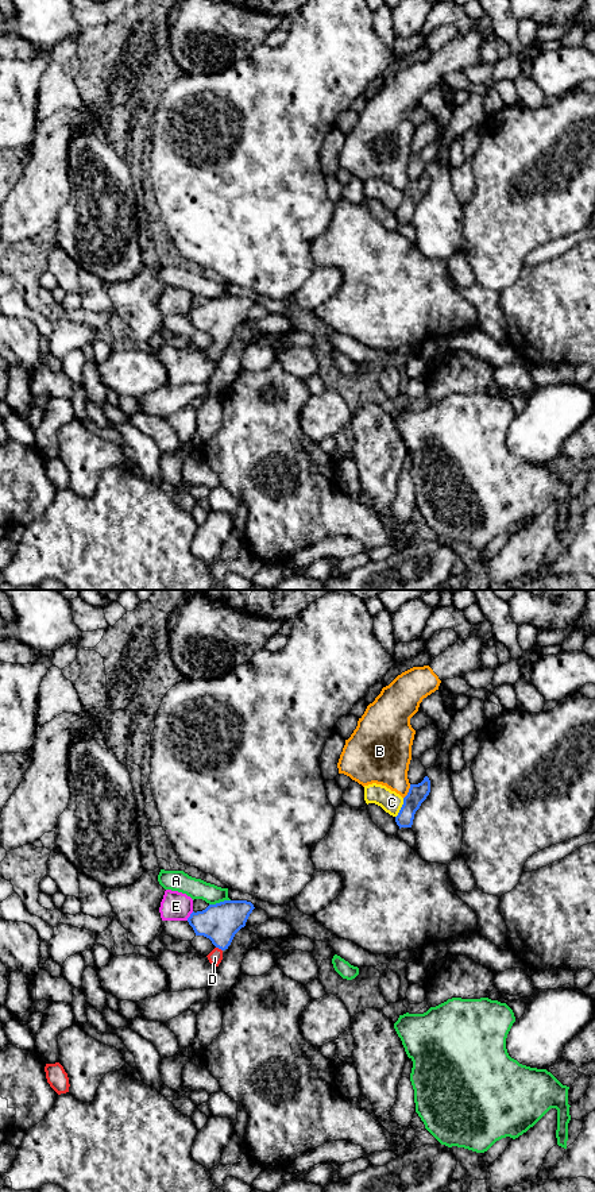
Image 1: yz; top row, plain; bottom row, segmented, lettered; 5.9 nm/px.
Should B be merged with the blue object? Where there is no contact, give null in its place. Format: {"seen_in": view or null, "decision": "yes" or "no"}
{"seen_in": "yz", "decision": "no"}

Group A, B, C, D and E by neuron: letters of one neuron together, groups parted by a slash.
A / B / C / D / E

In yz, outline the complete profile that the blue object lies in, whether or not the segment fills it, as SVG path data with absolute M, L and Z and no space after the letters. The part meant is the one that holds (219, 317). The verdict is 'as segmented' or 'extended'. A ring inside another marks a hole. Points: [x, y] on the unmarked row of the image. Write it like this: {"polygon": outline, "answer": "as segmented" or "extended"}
{"polygon": "M224 296L190 309L188 317L196 331L209 333L216 342L206 351L212 360L219 362L223 355L223 347L228 344L235 329L246 321L254 304L254 300L247 296Z", "answer": "extended"}

